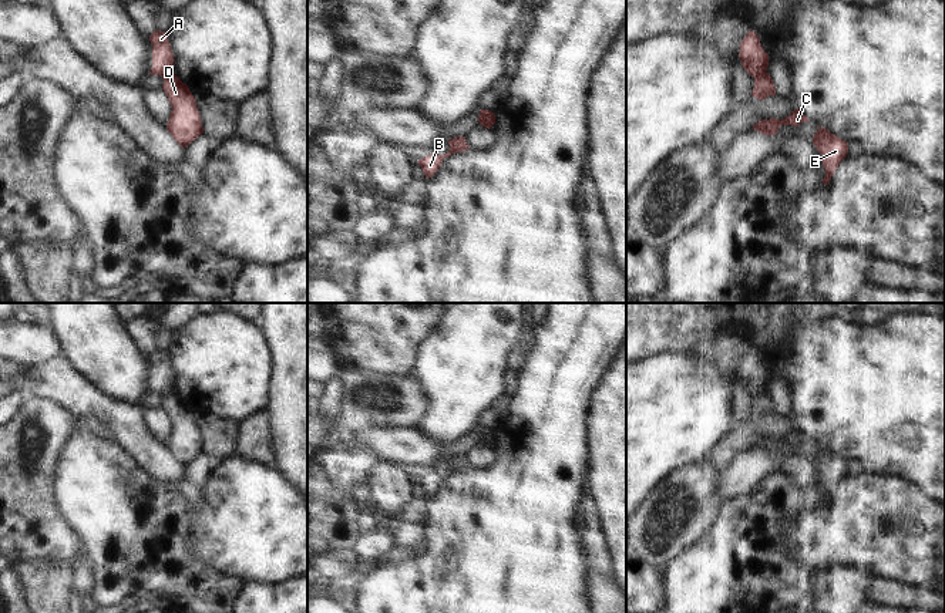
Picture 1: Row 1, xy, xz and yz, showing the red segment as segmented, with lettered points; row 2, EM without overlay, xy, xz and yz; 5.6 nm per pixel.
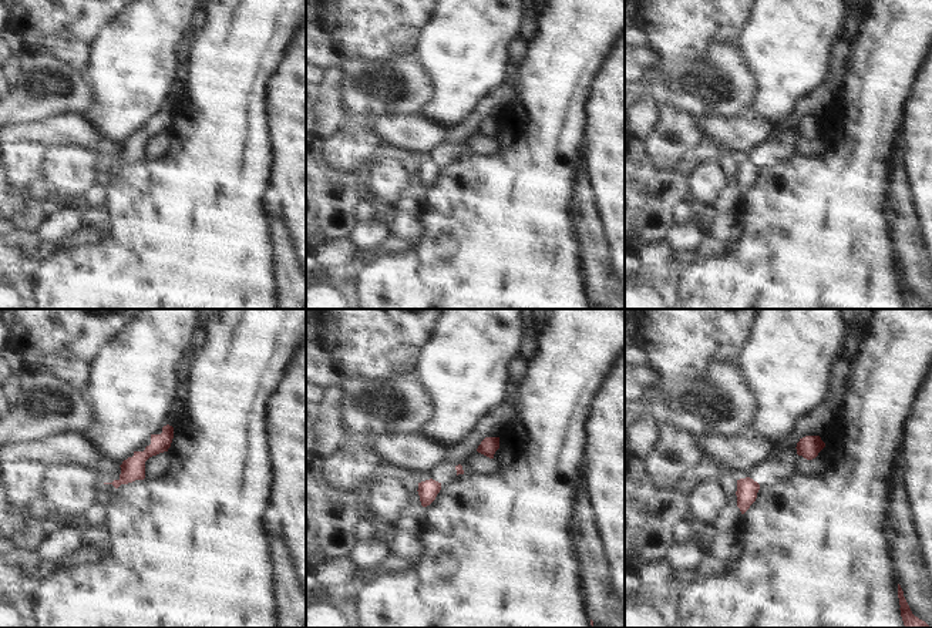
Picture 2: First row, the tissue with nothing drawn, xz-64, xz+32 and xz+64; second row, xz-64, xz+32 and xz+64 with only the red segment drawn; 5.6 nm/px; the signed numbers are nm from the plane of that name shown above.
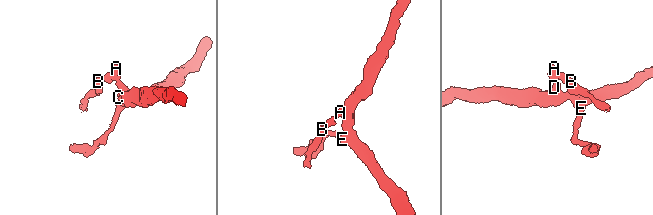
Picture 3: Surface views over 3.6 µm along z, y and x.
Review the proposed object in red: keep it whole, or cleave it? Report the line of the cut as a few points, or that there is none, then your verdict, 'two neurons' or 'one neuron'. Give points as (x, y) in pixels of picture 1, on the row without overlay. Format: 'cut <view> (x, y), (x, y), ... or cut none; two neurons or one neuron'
cut yz (764, 390), (755, 397); two neurons

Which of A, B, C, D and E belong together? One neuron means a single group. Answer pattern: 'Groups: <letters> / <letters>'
Groups: A B / C D E.

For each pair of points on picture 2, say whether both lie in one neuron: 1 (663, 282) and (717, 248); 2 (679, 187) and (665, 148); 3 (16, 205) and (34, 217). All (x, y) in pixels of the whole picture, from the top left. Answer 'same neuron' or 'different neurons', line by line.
1: same neuron
2: different neurons
3: same neuron

